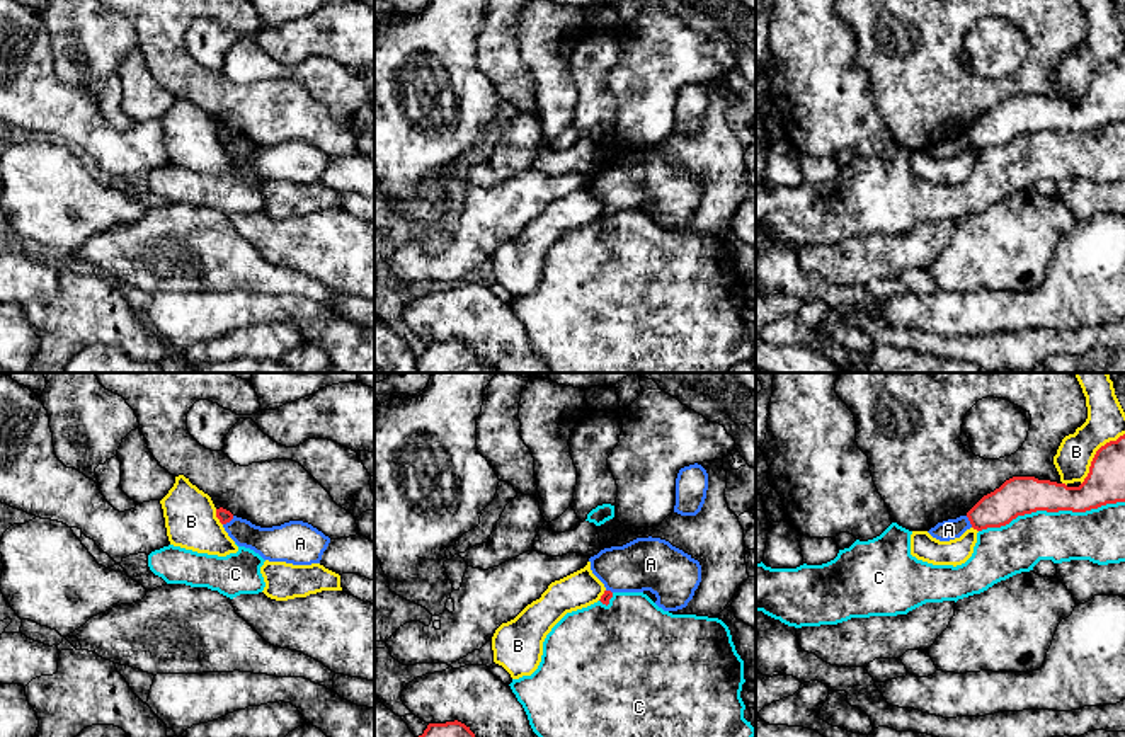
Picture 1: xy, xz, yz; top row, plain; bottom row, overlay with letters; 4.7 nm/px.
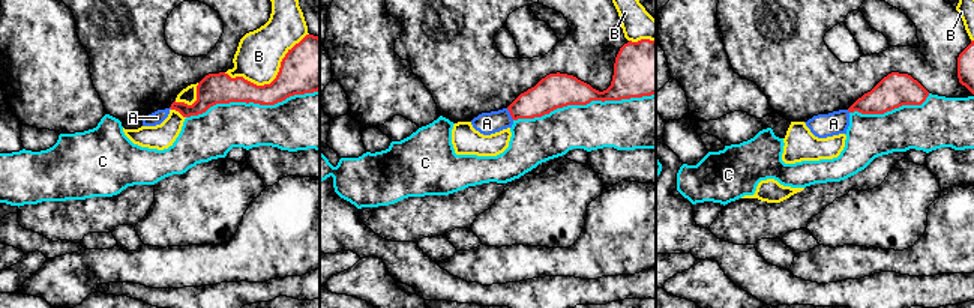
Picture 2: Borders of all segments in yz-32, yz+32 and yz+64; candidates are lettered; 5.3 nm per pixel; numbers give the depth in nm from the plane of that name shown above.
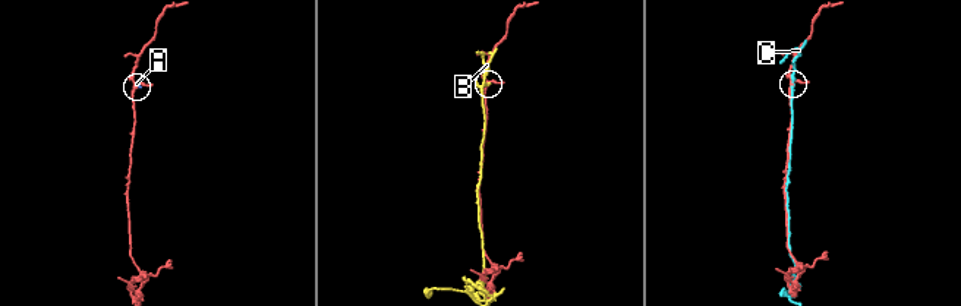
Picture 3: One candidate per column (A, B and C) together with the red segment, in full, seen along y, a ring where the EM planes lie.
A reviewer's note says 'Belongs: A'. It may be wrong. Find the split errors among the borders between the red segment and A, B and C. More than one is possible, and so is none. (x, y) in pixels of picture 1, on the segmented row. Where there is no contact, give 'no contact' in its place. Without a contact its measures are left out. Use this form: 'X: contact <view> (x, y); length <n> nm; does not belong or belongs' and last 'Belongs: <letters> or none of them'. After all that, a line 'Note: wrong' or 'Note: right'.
A: contact xy (228, 521); length 70 nm; does not belong
B: contact yz (1095, 455); length 320 nm; does not belong
C: contact yz (1050, 511); length 700 nm; does not belong
Belongs: none of them
Note: wrong

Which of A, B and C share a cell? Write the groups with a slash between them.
A / B / C

